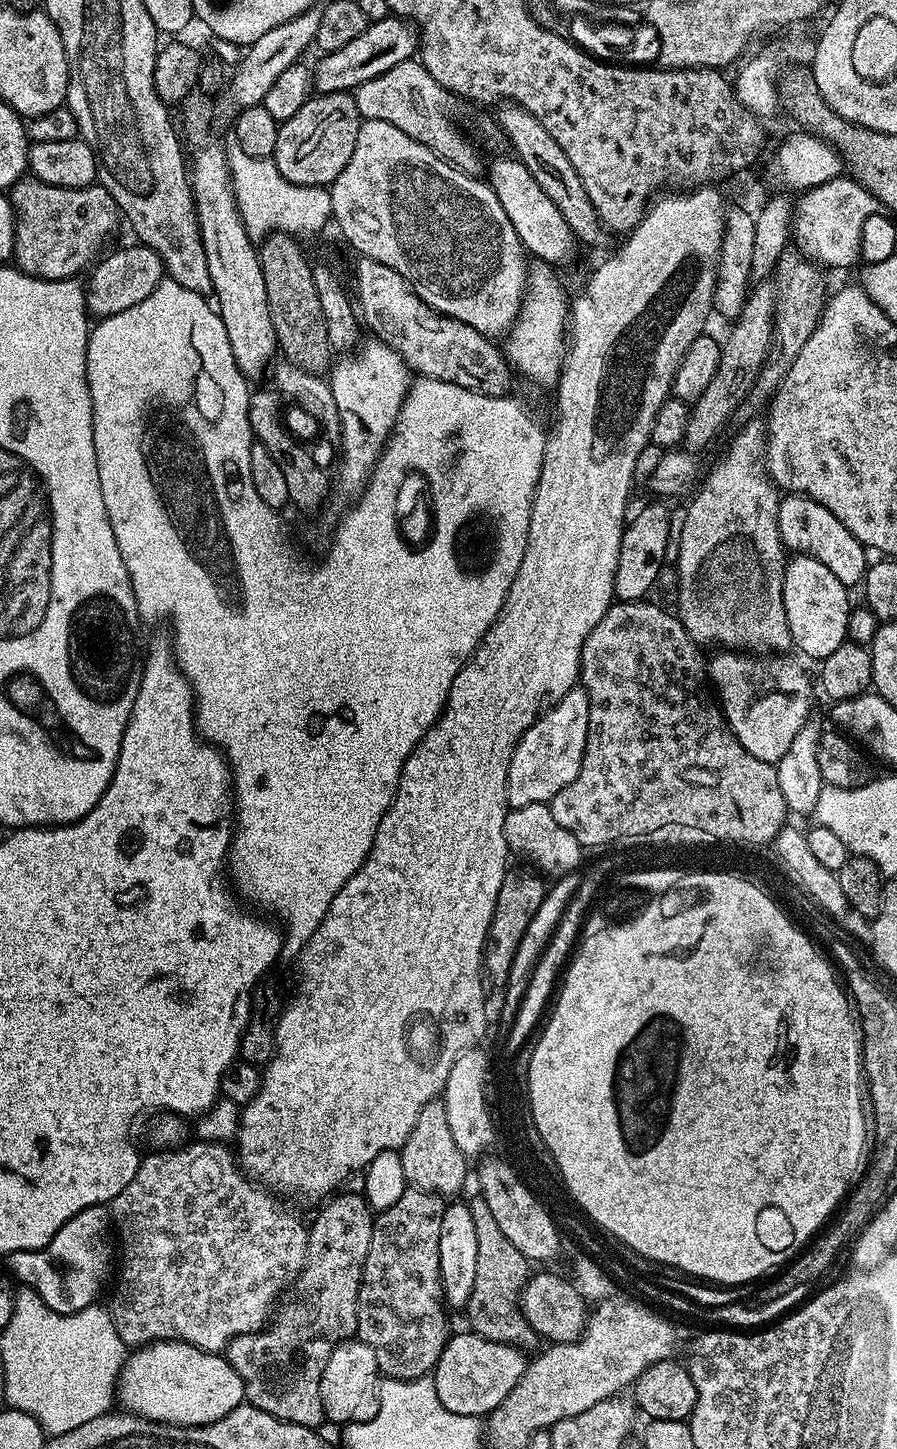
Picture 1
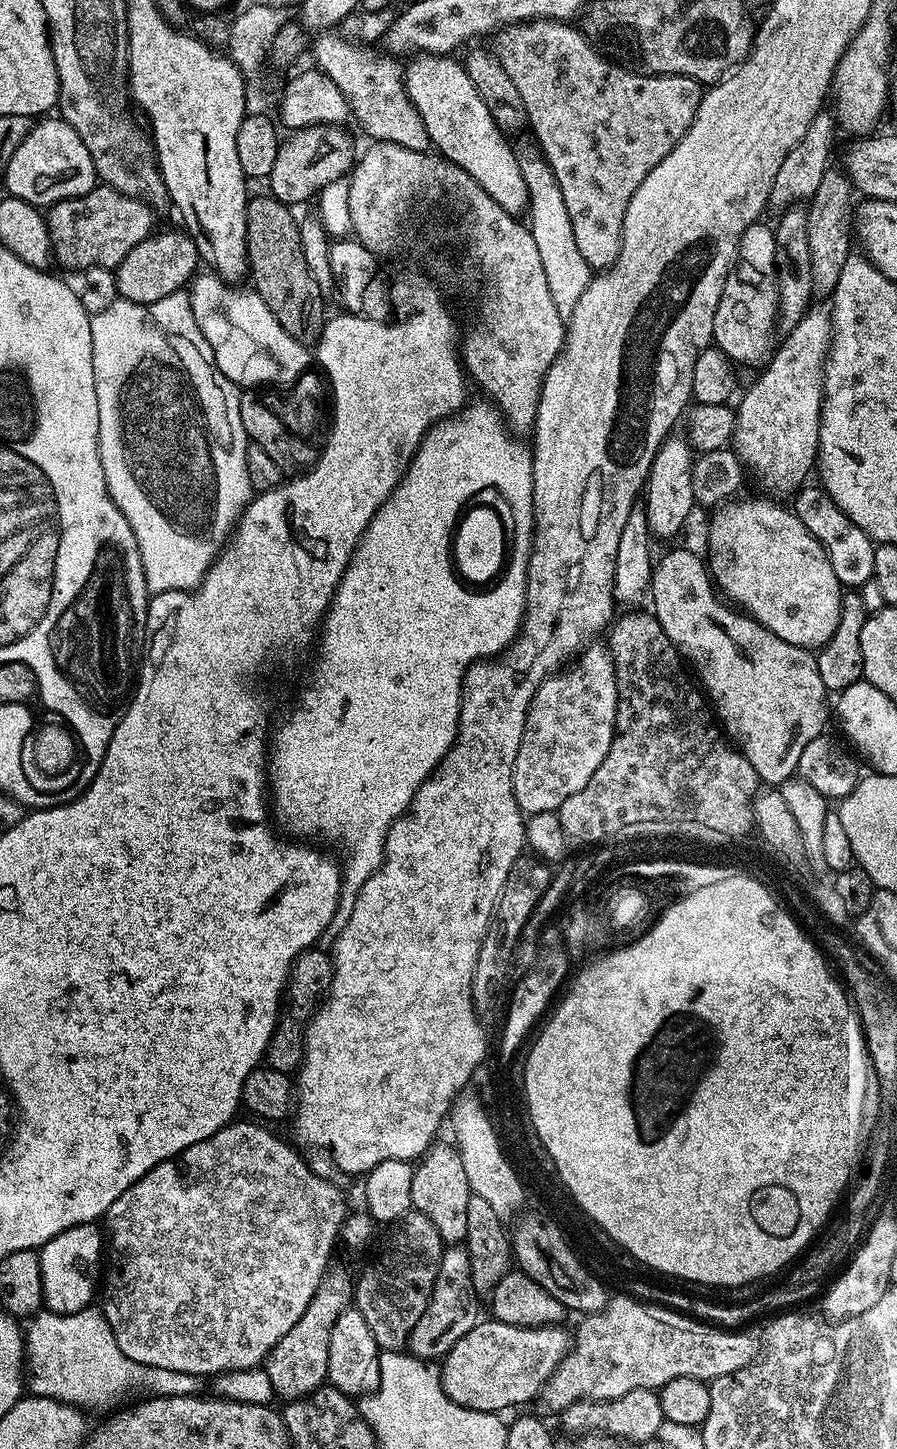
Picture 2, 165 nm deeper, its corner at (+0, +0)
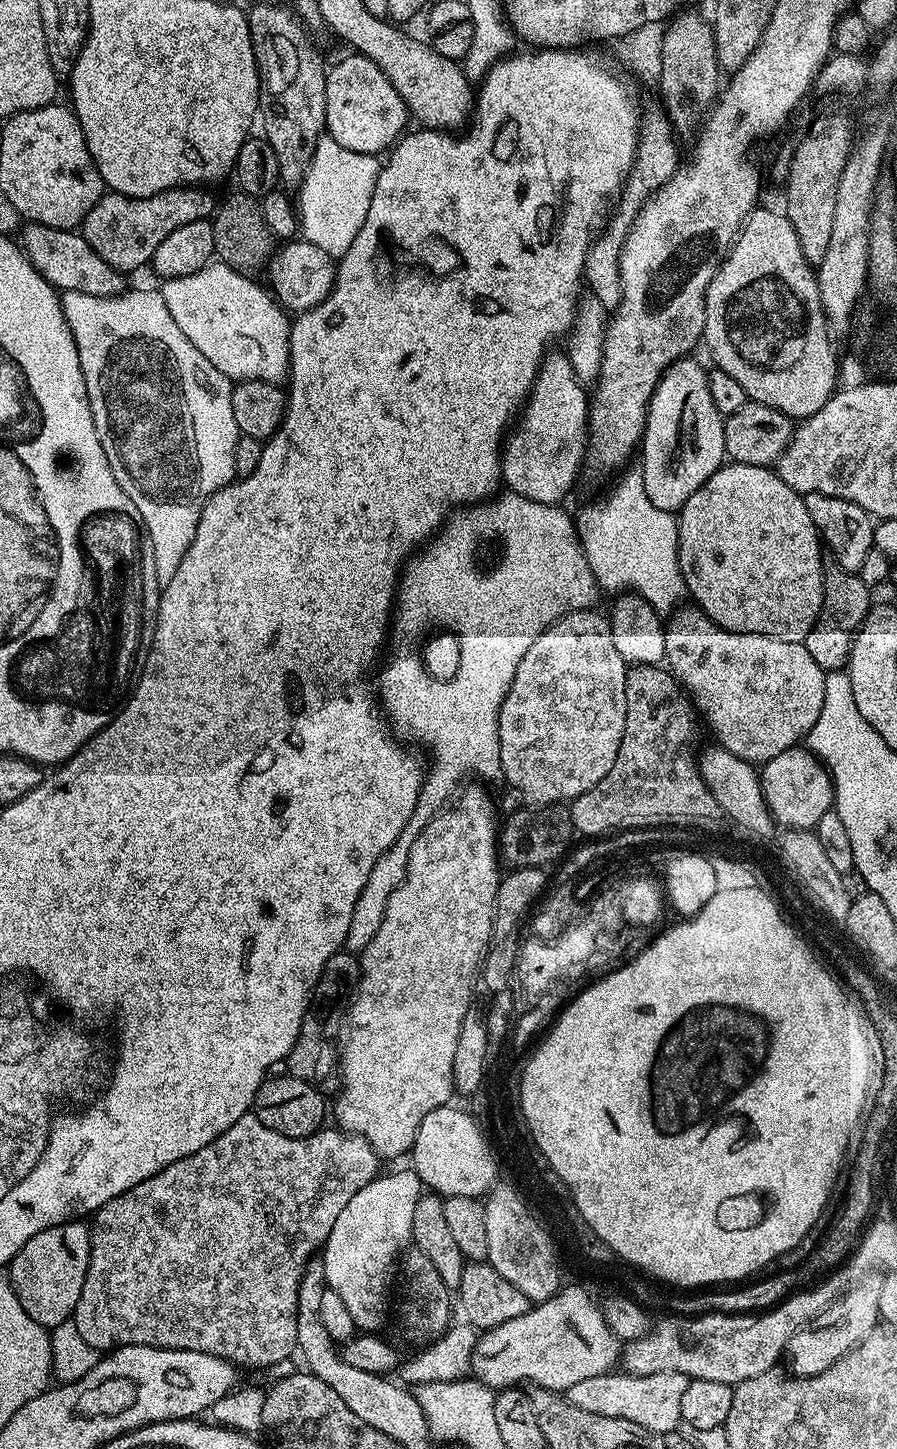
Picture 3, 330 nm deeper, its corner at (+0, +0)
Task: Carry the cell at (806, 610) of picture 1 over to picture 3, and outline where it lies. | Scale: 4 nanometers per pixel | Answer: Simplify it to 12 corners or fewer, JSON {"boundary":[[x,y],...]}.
{"boundary":[[725,463],[678,513],[718,626],[802,644],[822,541],[771,467]]}

